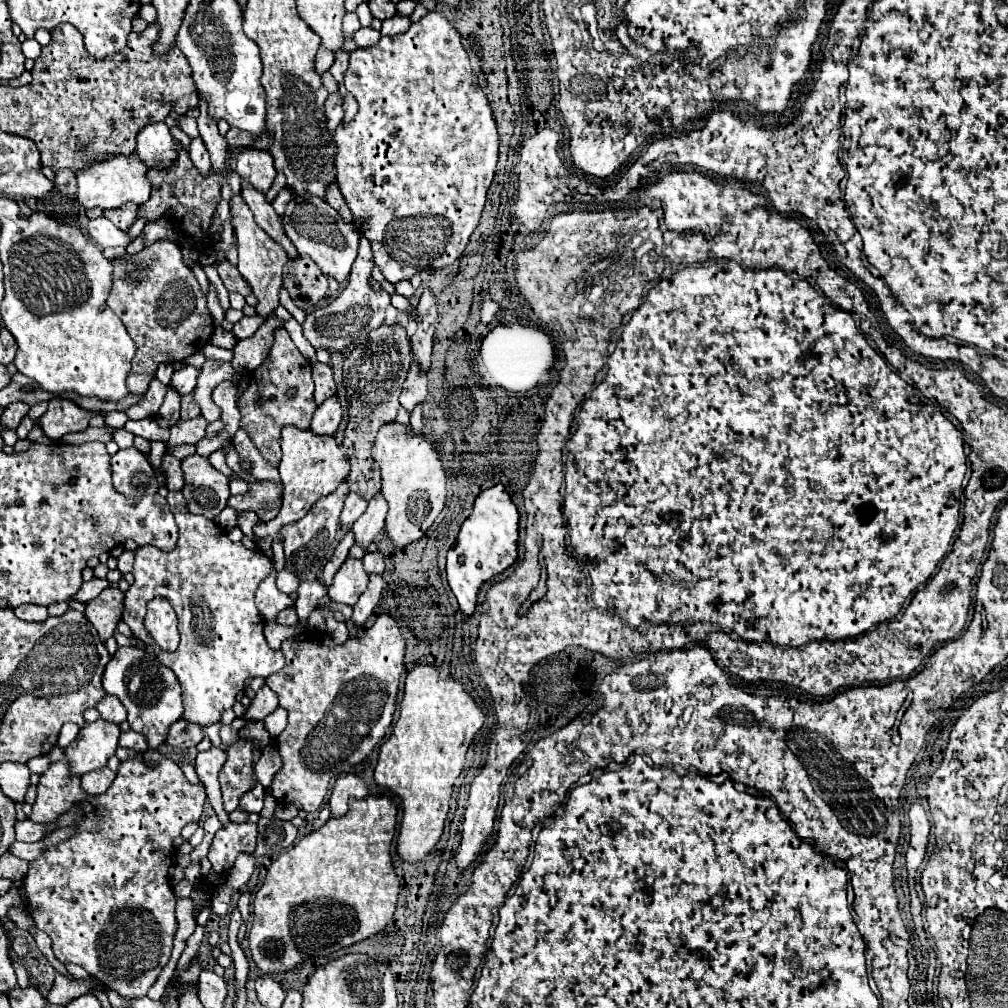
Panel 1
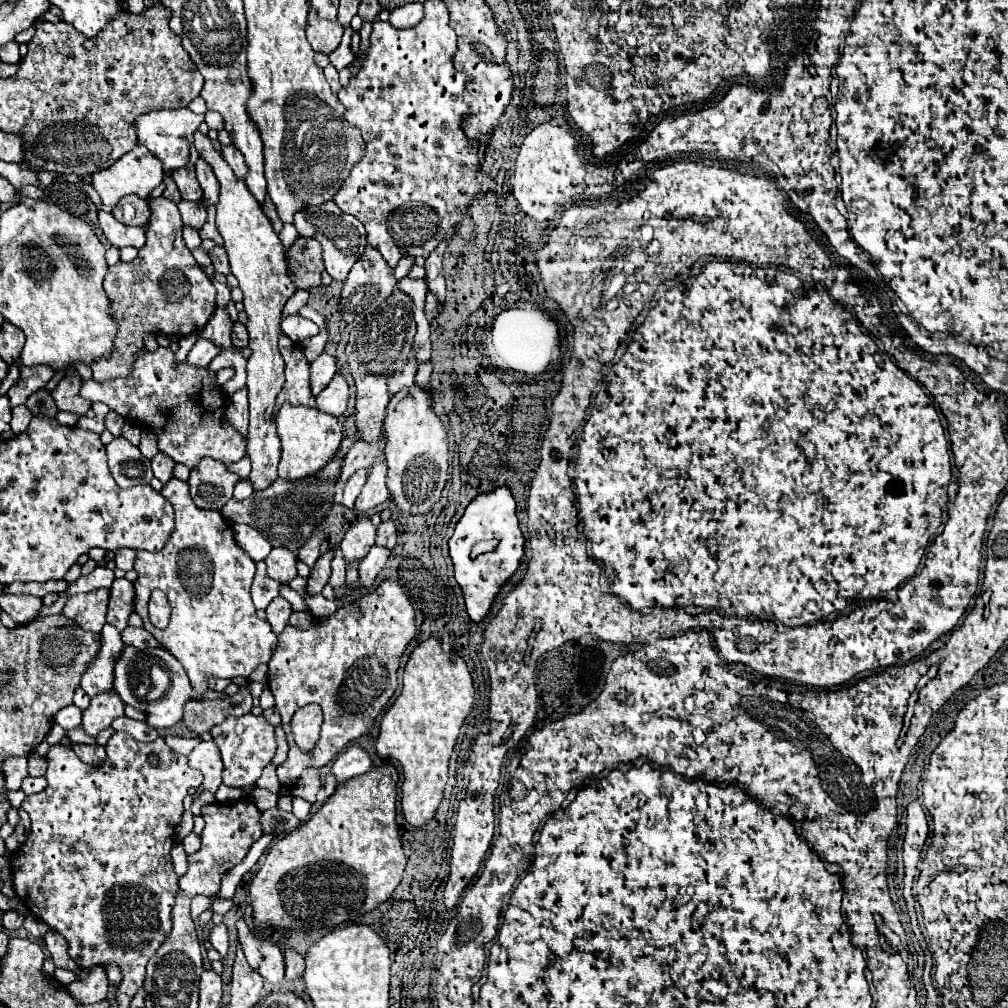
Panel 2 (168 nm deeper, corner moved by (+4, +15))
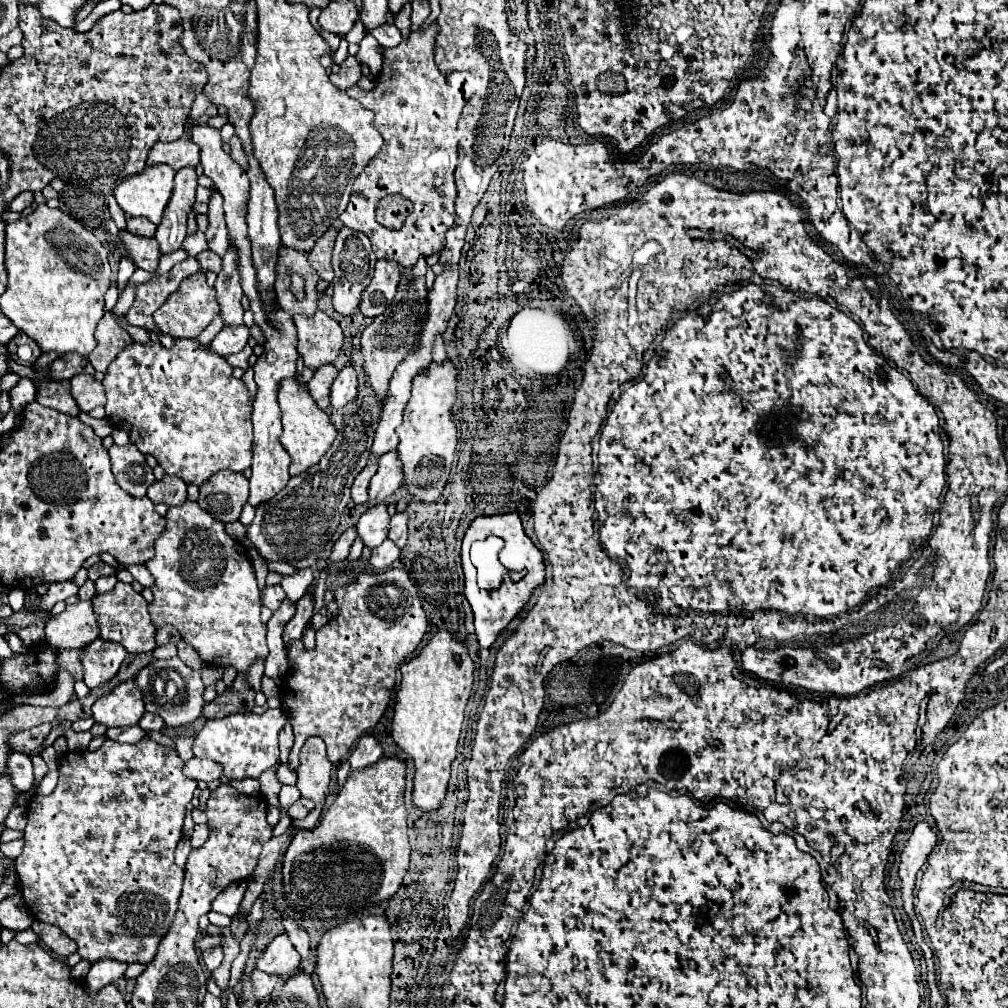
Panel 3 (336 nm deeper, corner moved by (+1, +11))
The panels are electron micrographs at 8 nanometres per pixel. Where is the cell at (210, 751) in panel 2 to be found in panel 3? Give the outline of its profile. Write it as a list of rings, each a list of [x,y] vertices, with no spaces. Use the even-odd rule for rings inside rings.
[[[193,757],[191,761],[185,763],[183,773],[185,773],[185,777],[189,777],[189,779],[209,783],[209,781],[215,781],[215,779],[221,777],[221,767],[219,767],[215,761]]]

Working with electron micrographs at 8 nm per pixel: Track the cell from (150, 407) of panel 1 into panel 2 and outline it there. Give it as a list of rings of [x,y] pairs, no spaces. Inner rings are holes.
[[[168,347],[158,351],[138,353],[134,371],[124,379],[108,383],[84,381],[82,397],[102,401],[128,421],[148,425],[158,437],[158,449],[186,467],[198,465],[202,457],[212,457],[222,463],[238,461],[246,455],[246,441],[232,429],[224,417],[226,397],[208,369],[196,369],[186,361],[176,365],[174,353]]]

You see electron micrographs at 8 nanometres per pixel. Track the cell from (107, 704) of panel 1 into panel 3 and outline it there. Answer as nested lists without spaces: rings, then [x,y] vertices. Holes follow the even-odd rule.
[[[95,639],[93,643],[89,643],[79,655],[83,665],[83,681],[87,683],[87,687],[95,689],[101,683],[109,681],[119,671],[119,665],[123,663],[125,655],[125,649],[111,641]]]

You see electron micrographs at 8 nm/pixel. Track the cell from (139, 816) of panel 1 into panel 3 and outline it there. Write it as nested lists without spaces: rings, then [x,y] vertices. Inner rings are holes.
[[[107,739],[97,751],[79,751],[79,753],[65,753],[59,765],[59,783],[55,791],[47,797],[33,797],[27,805],[27,827],[25,827],[25,847],[23,853],[15,859],[17,877],[21,883],[21,893],[35,915],[37,921],[57,925],[61,927],[69,939],[77,943],[77,951],[83,959],[99,961],[99,959],[117,959],[123,963],[143,963],[147,965],[153,959],[153,953],[157,953],[157,945],[163,939],[163,935],[169,931],[169,925],[173,923],[177,901],[181,897],[181,885],[183,885],[183,869],[175,865],[173,853],[175,847],[183,835],[183,819],[189,801],[193,799],[193,791],[197,789],[197,783],[193,779],[187,779],[181,769],[183,761],[179,759],[177,751],[169,745],[159,745],[151,739],[141,739],[135,745],[125,745]]]

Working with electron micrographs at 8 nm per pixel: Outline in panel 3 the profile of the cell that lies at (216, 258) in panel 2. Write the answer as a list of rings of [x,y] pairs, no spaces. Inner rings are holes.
[[[209,249],[203,251],[203,253],[199,253],[199,255],[197,255],[197,261],[199,261],[203,273],[207,273],[207,271],[219,273],[219,271],[221,271],[221,259],[219,259],[213,251],[209,251]]]

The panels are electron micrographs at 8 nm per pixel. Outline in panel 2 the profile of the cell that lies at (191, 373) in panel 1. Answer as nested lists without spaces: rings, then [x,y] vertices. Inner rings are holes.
[[[198,339],[196,345],[190,349],[186,361],[188,361],[188,365],[192,365],[192,367],[206,367],[218,353],[220,353],[220,349],[214,347],[210,341]]]

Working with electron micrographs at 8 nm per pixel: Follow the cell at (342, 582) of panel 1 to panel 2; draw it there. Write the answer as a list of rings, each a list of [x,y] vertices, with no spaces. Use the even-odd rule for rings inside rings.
[[[360,519],[346,531],[340,543],[346,565],[360,563],[362,557],[366,557],[368,549],[374,545],[374,535],[376,535],[376,527],[370,523],[370,519]]]

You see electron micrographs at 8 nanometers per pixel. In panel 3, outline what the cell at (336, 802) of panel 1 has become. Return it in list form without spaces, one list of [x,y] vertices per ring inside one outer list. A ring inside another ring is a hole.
[[[363,735],[357,743],[357,747],[351,751],[349,763],[351,763],[353,771],[359,771],[359,769],[373,765],[381,757],[383,757],[383,749],[381,749],[379,741],[373,735]]]

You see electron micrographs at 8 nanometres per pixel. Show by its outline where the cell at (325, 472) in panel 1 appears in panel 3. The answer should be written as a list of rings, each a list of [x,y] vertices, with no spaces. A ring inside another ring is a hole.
[[[295,377],[283,379],[277,391],[277,401],[283,413],[283,433],[279,435],[279,443],[291,455],[291,467],[289,467],[291,475],[299,475],[311,465],[315,465],[337,437],[337,429],[333,429],[329,415],[317,407],[313,397],[309,395],[307,385],[297,385],[297,383],[299,381]]]

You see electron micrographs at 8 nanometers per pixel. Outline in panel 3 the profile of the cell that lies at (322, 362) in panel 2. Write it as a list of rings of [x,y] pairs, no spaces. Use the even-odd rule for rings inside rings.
[[[323,365],[321,369],[317,369],[317,373],[311,377],[311,381],[307,383],[311,397],[317,401],[317,405],[321,409],[329,409],[329,391],[331,391],[331,383],[337,377],[337,369],[333,365]]]

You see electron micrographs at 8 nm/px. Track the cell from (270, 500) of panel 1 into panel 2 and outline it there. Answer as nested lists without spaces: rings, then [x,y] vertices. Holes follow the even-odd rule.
[[[240,389],[232,395],[232,401],[226,405],[226,419],[230,421],[232,427],[238,429],[242,437],[248,435],[248,397],[246,389]]]

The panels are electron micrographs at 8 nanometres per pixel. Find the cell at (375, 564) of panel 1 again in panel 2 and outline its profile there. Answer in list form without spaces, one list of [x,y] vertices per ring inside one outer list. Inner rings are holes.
[[[384,521],[376,533],[376,545],[392,549],[396,545],[396,525],[394,521]]]

